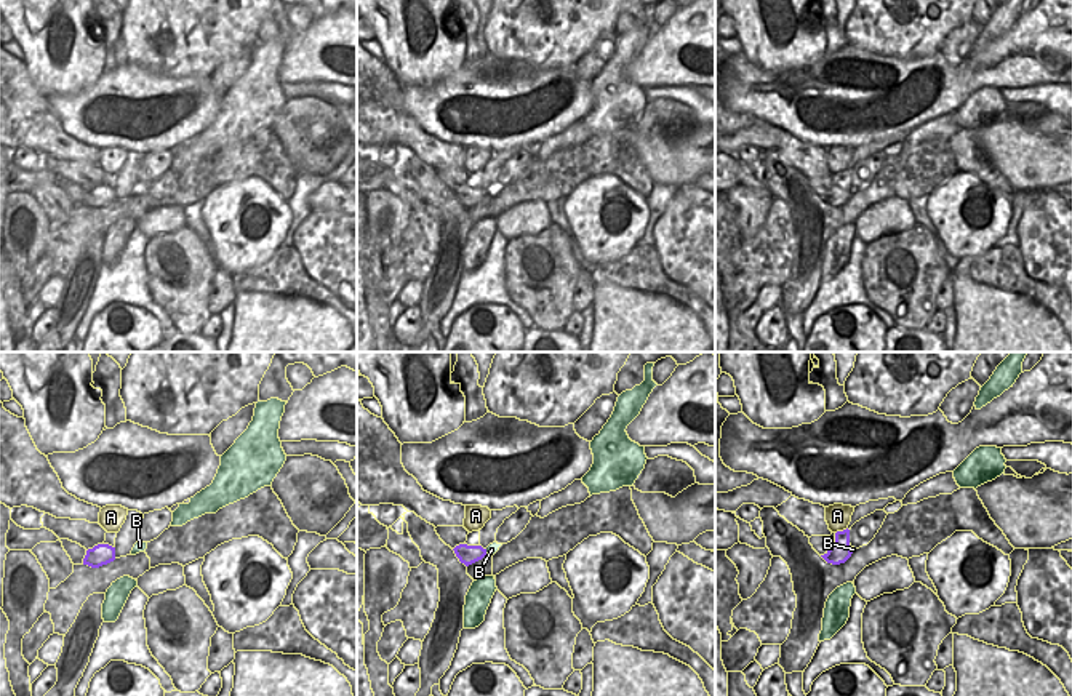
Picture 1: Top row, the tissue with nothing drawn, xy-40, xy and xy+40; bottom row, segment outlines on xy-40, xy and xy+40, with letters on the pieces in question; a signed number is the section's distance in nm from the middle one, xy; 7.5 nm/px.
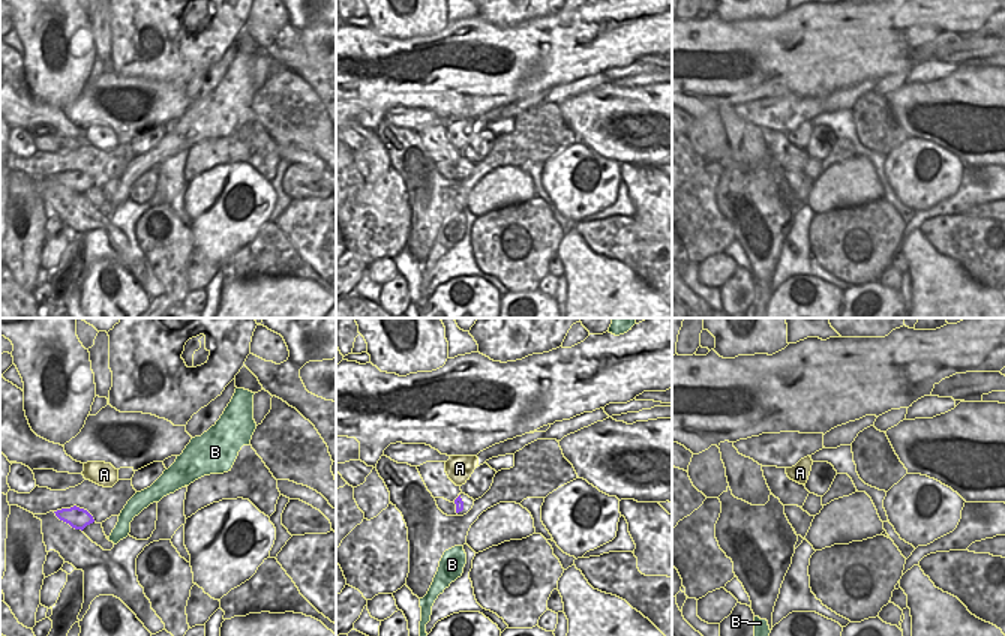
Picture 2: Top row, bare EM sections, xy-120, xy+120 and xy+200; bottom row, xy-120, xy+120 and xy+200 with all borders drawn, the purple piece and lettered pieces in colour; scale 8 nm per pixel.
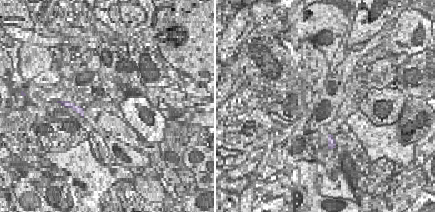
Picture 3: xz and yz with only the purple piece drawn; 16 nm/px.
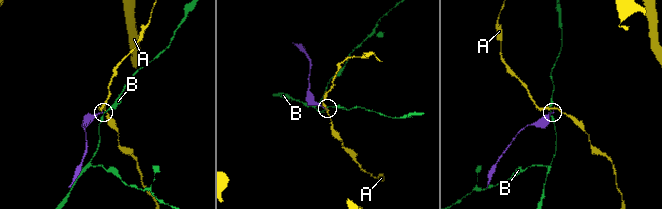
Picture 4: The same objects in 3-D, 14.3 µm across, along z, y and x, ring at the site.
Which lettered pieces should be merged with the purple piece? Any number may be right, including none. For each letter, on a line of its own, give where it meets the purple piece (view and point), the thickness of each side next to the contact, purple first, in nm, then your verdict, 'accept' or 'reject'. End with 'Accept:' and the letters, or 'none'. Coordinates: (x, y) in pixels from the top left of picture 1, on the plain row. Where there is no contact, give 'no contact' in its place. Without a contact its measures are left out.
A: meets purple in xy+40 at (840, 173); 160 nm thick on the purple side, 180 nm on the other; reject
B: meets purple in xy at (485, 192); 140 nm thick on the purple side, 90 nm on the other; reject
Accept: none

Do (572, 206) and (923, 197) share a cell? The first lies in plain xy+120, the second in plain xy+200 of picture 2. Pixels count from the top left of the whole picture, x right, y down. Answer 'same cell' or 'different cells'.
same cell

